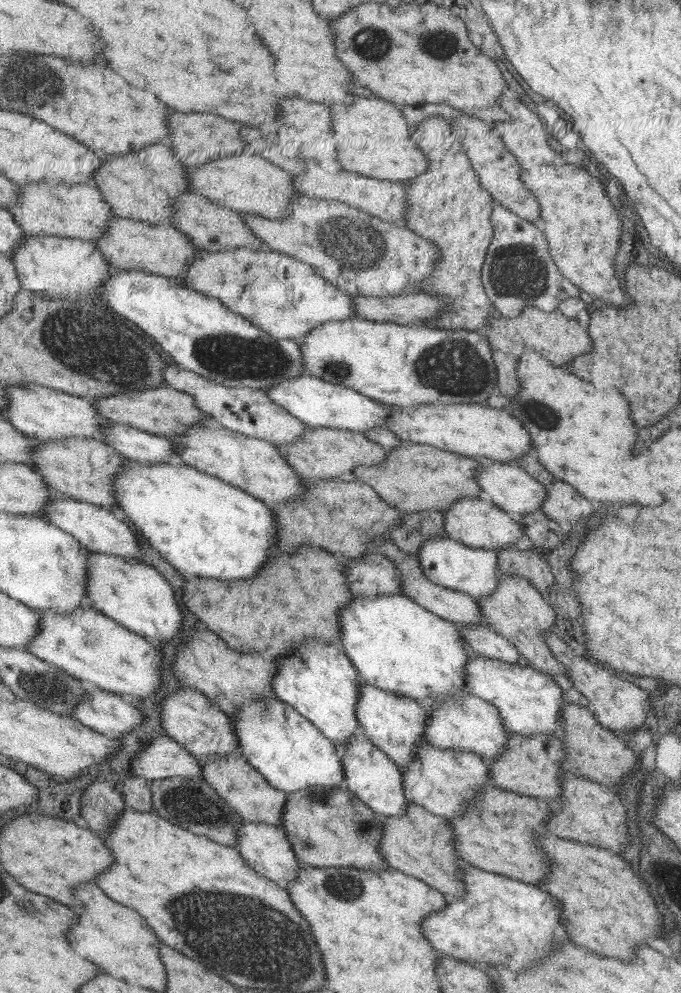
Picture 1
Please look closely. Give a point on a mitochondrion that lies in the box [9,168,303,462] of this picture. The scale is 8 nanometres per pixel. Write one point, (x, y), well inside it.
(87, 343)

